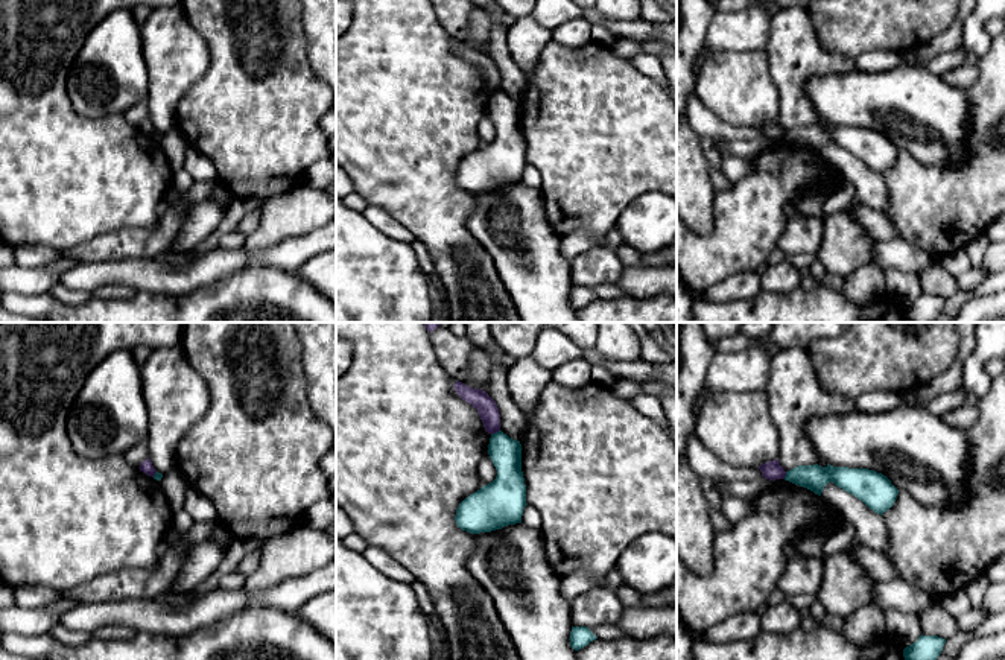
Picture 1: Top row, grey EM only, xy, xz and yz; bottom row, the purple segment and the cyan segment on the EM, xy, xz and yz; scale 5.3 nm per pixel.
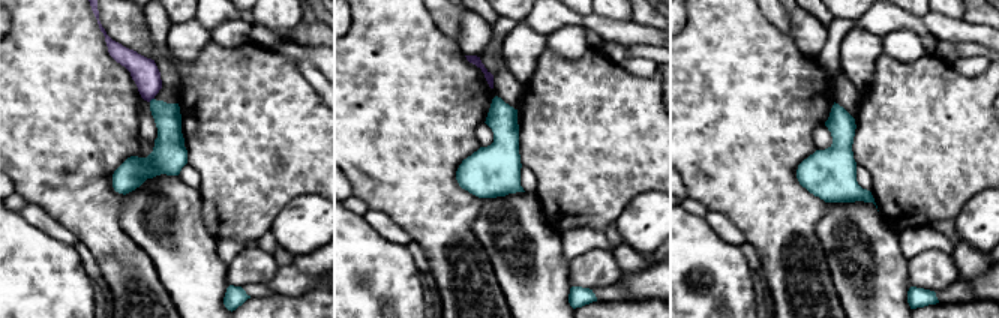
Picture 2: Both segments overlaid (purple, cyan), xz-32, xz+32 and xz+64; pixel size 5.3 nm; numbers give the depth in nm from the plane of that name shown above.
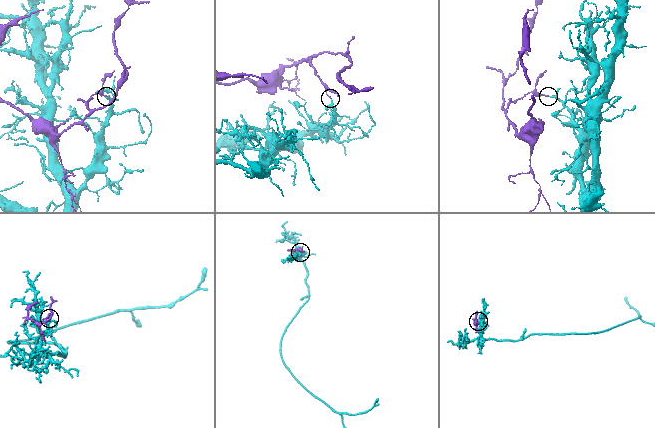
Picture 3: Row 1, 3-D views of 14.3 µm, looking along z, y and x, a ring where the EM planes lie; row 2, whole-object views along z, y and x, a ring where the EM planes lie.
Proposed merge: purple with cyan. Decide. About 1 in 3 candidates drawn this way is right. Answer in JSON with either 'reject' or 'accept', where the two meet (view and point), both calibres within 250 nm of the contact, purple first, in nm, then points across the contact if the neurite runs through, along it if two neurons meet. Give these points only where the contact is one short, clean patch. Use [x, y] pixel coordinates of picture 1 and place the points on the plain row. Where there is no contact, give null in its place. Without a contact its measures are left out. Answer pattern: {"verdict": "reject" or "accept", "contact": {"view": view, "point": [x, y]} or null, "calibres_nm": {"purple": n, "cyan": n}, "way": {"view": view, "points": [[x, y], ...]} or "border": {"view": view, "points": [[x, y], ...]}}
{"verdict": "reject", "contact": {"view": "xz", "point": [494, 92]}, "calibres_nm": {"purple": 110, "cyan": 160}, "border": {"view": "xz", "points": [[499, 88], [491, 95]]}}

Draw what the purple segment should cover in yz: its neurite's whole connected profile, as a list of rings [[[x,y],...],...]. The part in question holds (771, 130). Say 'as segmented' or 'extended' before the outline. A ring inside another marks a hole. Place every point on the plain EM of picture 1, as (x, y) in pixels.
as segmented; [[[778,119],[768,120],[768,122],[762,123],[762,125],[759,125],[759,128],[762,131],[762,135],[765,138],[769,138],[769,140],[785,138],[785,135],[786,135],[786,131],[780,125]]]

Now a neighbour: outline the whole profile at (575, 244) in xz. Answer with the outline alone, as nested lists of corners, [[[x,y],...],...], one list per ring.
[[[572,233],[564,236],[561,242],[563,255],[570,262],[596,246],[605,246],[605,234]]]

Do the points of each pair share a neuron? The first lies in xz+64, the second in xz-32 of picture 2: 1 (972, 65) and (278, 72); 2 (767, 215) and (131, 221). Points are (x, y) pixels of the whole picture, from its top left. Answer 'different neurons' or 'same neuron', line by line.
1: different neurons
2: different neurons

